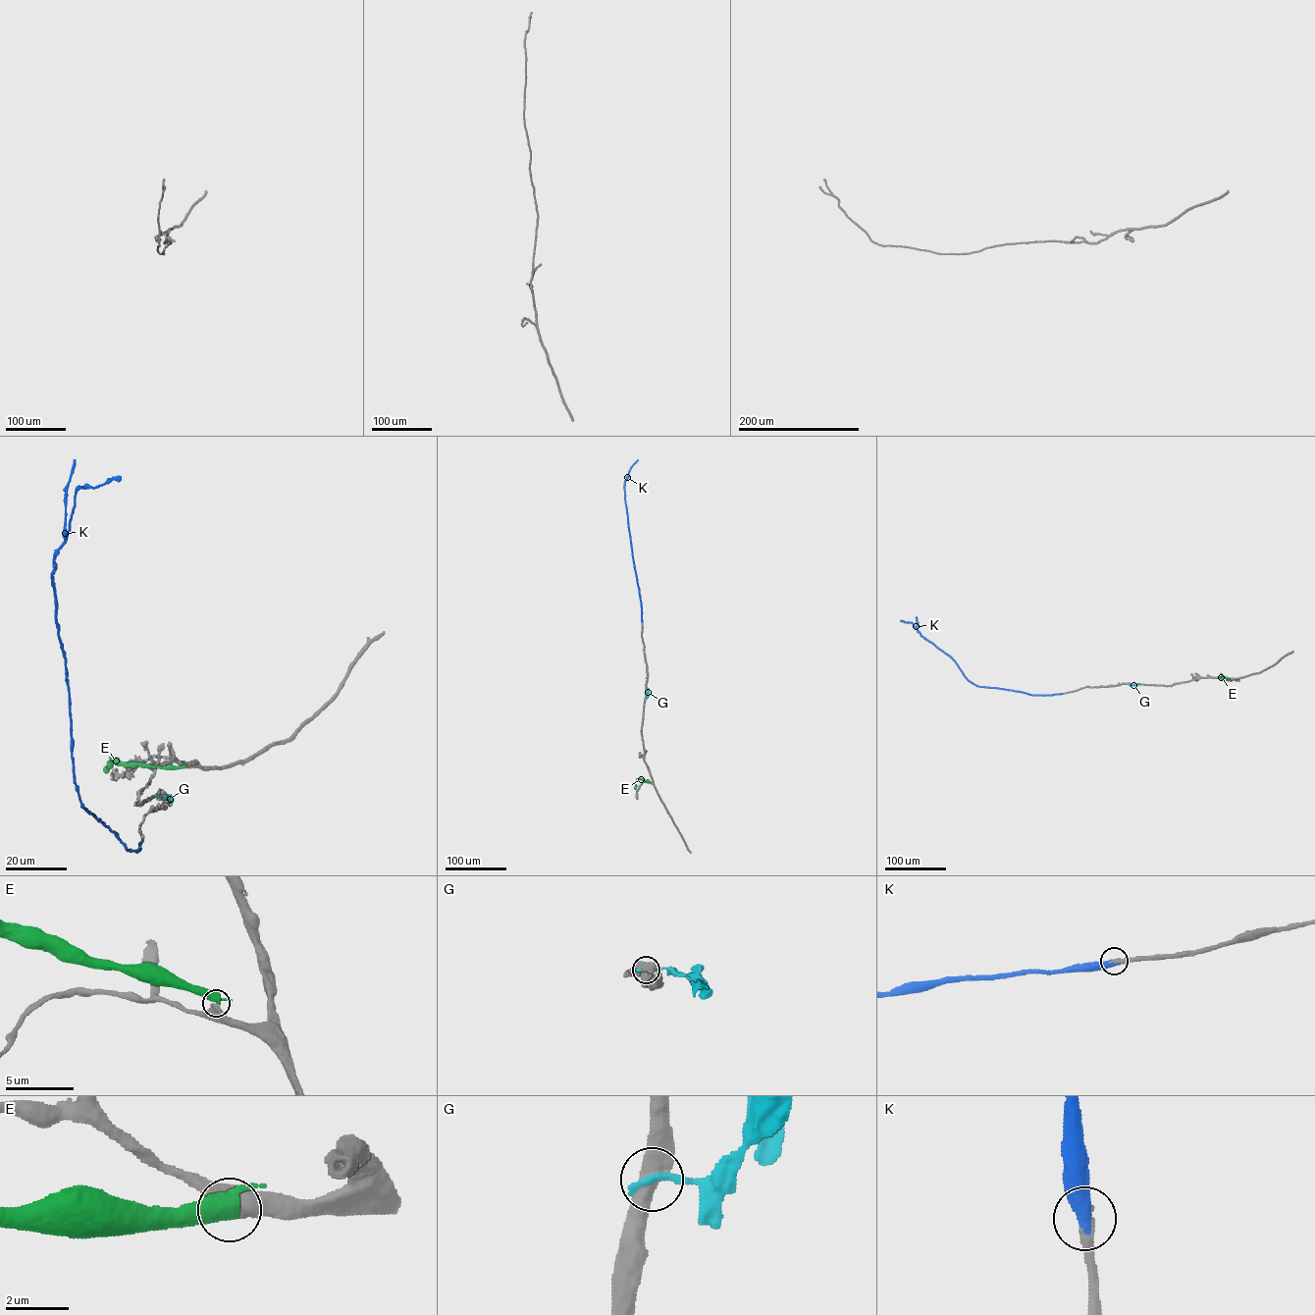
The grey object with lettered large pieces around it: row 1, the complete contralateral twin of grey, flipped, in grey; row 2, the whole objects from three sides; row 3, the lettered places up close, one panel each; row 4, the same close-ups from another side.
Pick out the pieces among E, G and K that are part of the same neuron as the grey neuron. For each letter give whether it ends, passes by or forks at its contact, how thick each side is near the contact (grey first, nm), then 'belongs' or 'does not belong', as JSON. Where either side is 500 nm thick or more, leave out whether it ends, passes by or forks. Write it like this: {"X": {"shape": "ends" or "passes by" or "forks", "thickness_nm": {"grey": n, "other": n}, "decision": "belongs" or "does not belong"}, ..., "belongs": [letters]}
{"E": {"thickness_nm": {"grey": 500, "other": 440}, "decision": "does not belong"}, "G": {"thickness_nm": {"grey": 550, "other": 280}, "decision": "does not belong"}, "K": {"thickness_nm": {"grey": 320, "other": 550}, "decision": "belongs"}, "belongs": ["K"]}

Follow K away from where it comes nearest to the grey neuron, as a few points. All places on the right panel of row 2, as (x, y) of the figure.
K: (1062, 693), (1032, 695), (977, 686), (967, 679), (950, 657), (925, 640), (912, 623), (901, 620)

